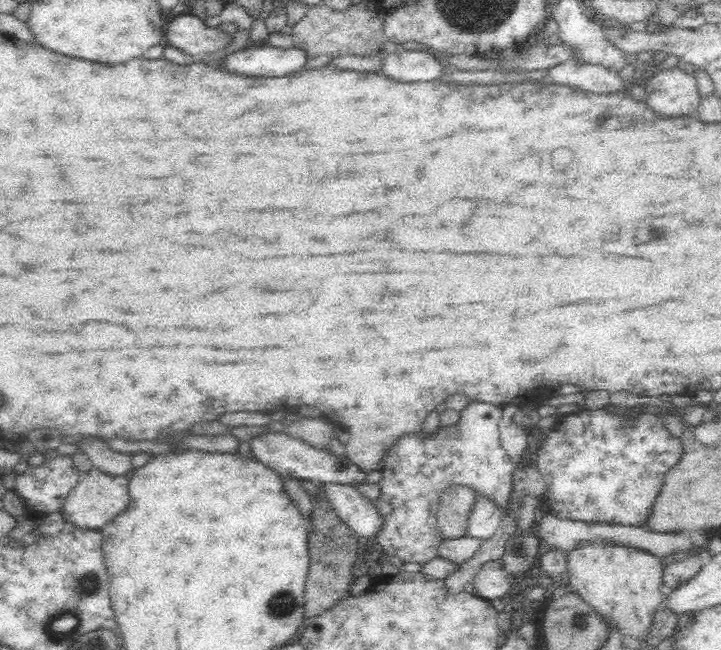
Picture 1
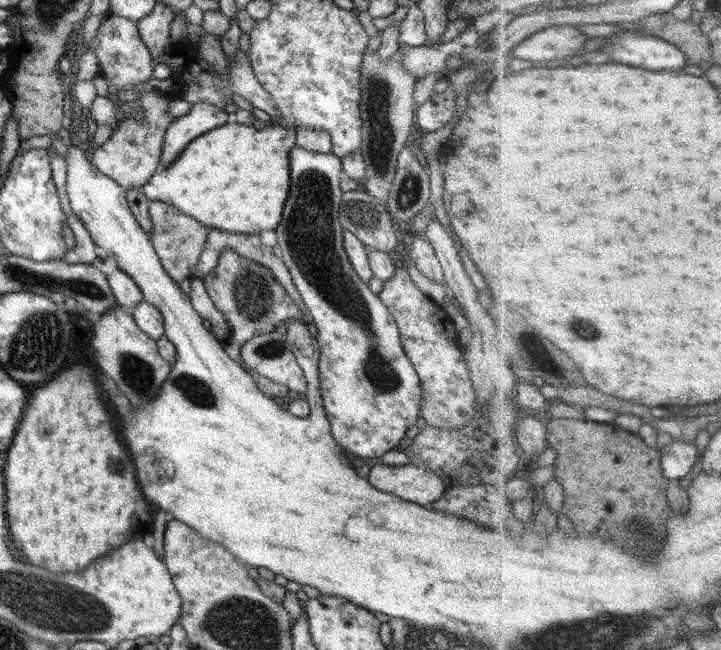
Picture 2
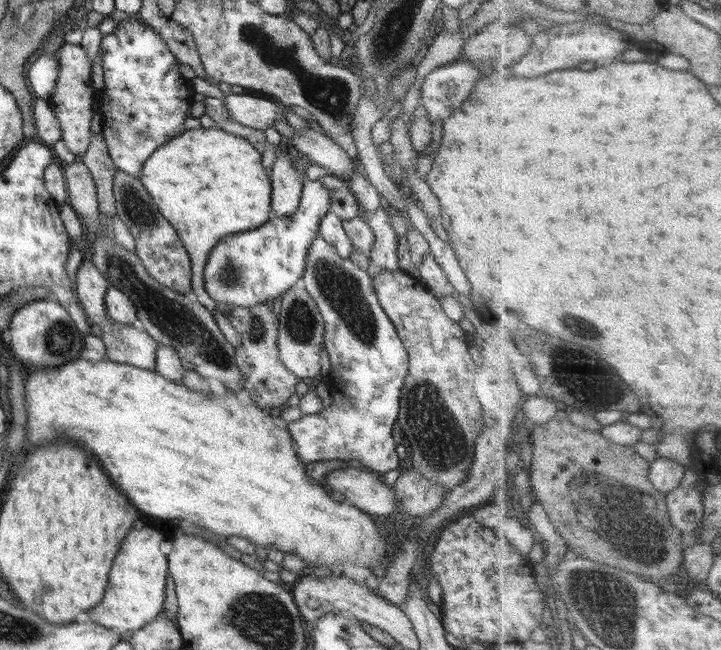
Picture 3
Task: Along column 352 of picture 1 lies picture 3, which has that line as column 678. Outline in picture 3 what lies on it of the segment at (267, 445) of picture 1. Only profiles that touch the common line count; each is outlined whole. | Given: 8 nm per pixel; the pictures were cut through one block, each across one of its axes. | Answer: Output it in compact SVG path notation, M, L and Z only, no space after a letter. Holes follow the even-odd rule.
M659 457L651 465L651 479L658 490L669 494L682 486L689 468L677 460Z

